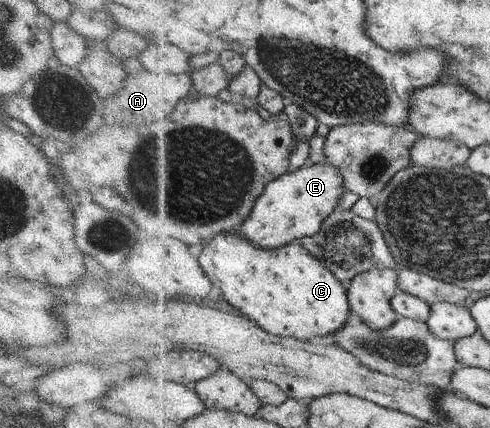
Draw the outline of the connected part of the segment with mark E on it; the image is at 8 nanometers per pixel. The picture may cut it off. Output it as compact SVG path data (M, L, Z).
M329 162L307 164L295 172L291 170L269 184L257 202L253 216L245 222L239 232L257 248L279 250L299 238L304 239L321 232L323 223L340 206L339 200L345 193L347 193L345 176L337 166Z

